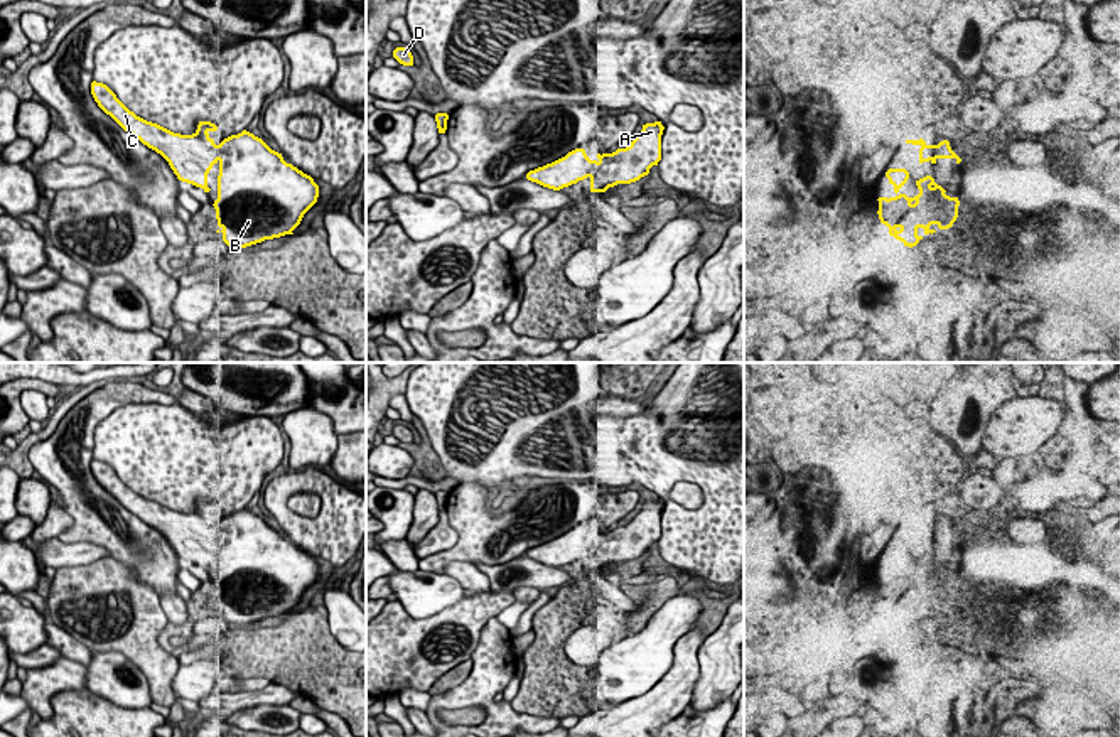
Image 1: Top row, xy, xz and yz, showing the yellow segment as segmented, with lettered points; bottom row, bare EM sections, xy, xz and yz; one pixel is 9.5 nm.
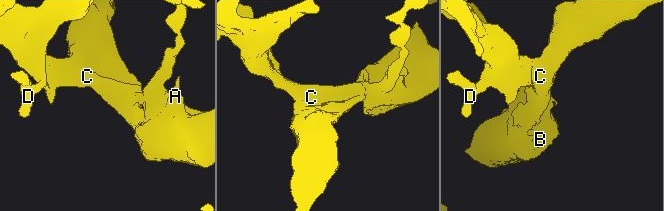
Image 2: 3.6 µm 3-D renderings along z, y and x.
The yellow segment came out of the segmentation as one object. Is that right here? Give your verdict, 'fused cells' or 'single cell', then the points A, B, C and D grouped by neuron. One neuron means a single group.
single cell; groups A B C D

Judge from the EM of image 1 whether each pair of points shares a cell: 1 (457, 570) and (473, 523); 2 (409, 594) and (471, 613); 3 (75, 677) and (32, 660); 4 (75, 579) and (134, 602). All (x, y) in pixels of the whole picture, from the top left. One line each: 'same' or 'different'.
1: different
2: different
3: different
4: same

